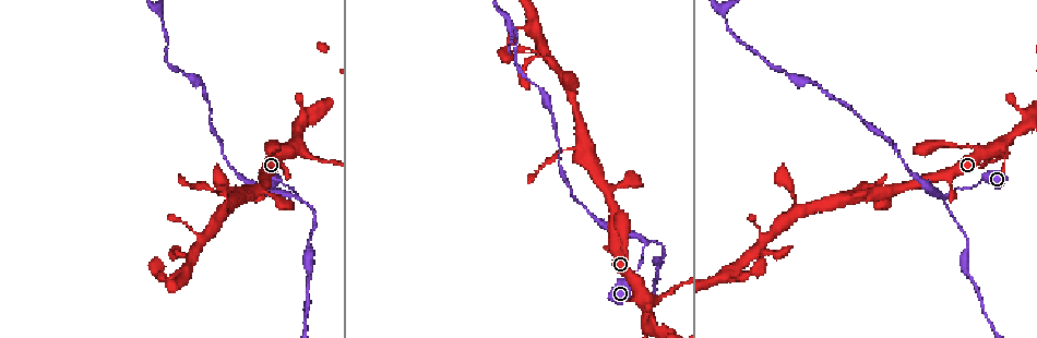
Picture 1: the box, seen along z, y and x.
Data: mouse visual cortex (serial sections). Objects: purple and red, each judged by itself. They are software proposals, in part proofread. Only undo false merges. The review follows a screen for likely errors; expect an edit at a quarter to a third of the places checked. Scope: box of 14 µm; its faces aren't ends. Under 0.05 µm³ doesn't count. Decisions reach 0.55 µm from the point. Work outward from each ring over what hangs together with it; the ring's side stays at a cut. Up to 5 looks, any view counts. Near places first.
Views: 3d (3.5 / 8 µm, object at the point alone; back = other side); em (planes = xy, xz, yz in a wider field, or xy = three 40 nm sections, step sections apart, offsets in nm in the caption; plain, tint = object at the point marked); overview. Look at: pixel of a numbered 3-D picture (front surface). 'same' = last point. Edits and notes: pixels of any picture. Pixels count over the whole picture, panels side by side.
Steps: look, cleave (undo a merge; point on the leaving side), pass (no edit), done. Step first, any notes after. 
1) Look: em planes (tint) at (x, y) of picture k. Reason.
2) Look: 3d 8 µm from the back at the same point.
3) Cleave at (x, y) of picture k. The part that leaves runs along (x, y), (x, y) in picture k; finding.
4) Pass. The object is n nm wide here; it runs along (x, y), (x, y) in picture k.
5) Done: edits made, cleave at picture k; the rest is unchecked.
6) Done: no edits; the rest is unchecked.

Look: 3d 3.5 µm at (644, 241) of picture 1. Thin neck.

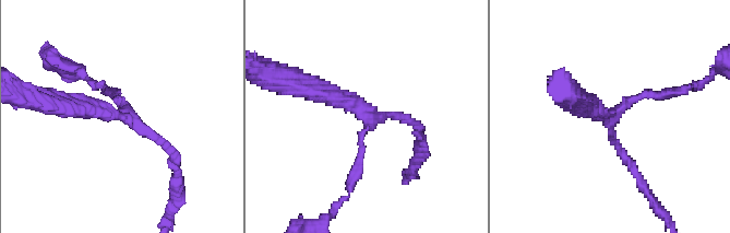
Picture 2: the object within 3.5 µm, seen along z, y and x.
Look: em xy step 3 (tint) at (615, 111) of picture 2. Shape alone is not enough.

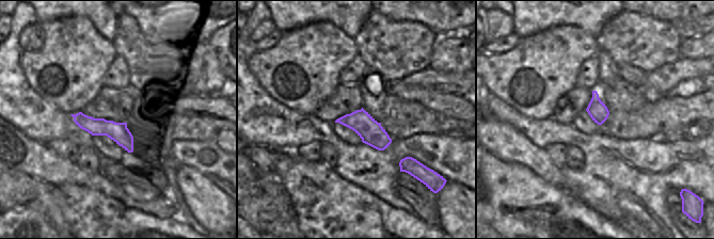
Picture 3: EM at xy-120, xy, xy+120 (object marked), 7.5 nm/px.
Pass. It runs along (76, 116), (110, 128), (130, 148) in picture 3; all the same cell.

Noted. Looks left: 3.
Look: 3d 3.5 µm at (558, 153) of picture 1. Thin neck.

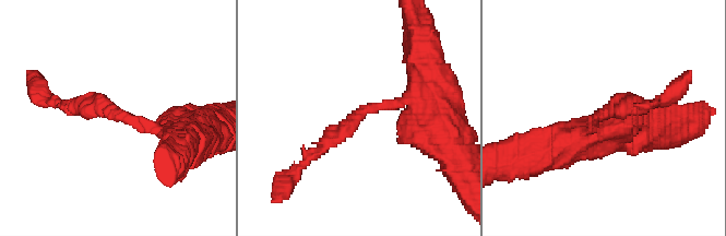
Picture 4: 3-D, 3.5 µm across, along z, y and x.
Look: em xy step 2 (tint) at (363, 112) of picture 4. The arms are 200, 200 nm wide; shape alone is not enough.

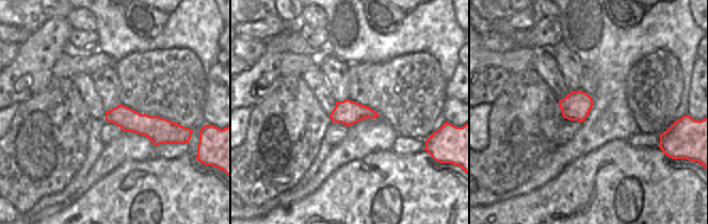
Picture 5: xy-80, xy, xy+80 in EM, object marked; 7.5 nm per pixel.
Pass. It runs along (433, 90), (367, 109), (309, 160) in picture 4; one cell here.

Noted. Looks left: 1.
Done: no edits; the rest is unchecked.

